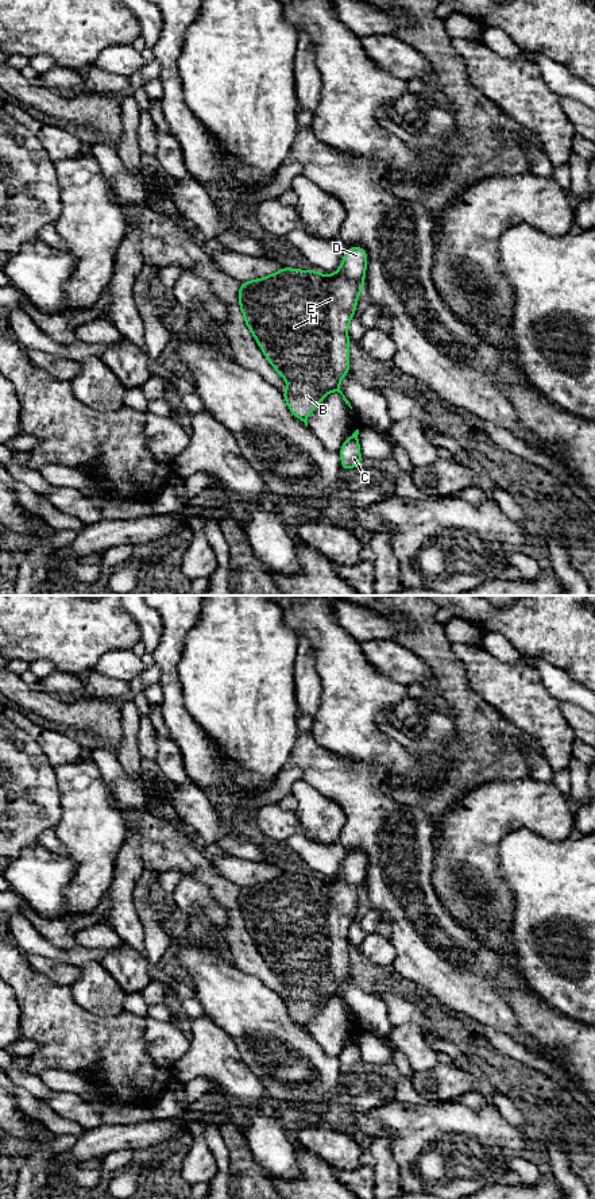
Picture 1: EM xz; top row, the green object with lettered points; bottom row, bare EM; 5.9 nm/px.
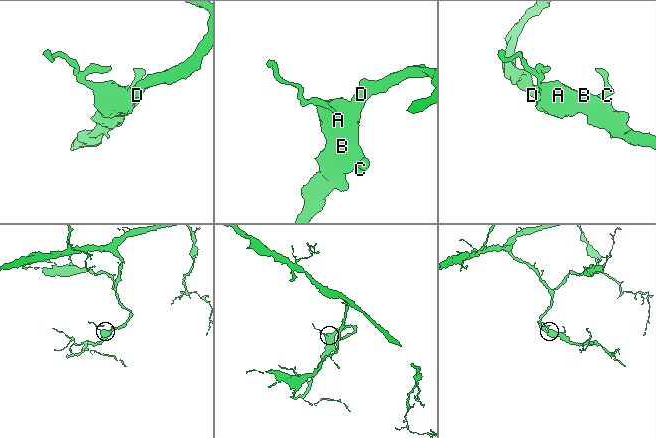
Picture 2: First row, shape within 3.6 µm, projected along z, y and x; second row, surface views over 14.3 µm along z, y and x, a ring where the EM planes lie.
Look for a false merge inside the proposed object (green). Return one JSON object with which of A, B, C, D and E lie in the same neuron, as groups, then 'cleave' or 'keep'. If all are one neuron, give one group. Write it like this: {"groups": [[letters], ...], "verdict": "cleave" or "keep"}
{"groups": [["A", "B", "C", "D", "E"]], "verdict": "keep"}

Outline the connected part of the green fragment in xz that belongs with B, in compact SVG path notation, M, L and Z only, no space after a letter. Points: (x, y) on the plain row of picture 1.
M363 852L347 853L340 872L332 880L324 880L317 875L301 875L282 872L281 875L259 883L240 888L239 911L244 921L244 928L258 947L263 960L277 978L287 987L287 994L282 1001L290 1017L305 1028L308 1021L324 1002L331 996L337 996L352 1014L349 1006L340 995L340 986L349 979L349 944L348 930L355 920L358 902L364 892L367 875L367 856Z

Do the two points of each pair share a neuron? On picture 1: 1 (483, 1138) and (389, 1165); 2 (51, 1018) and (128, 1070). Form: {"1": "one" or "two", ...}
{"1": "two", "2": "one"}

